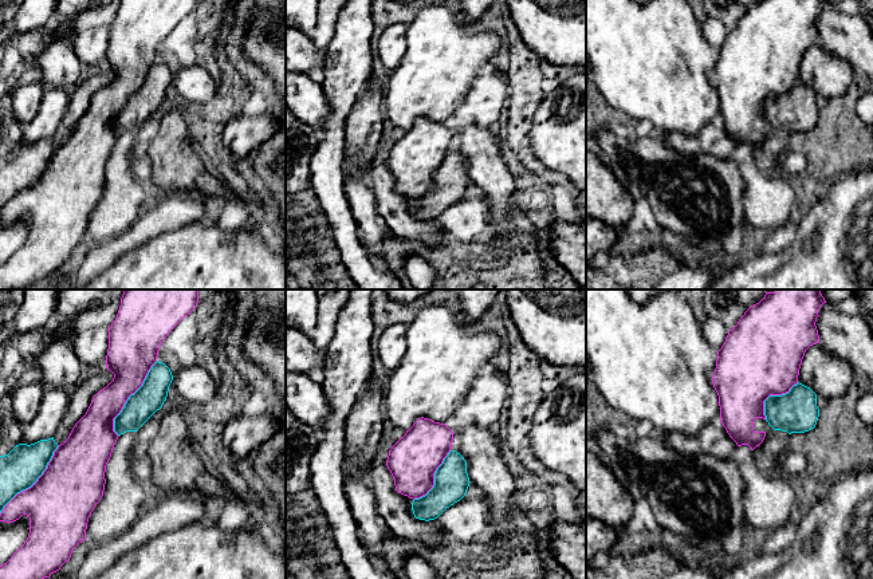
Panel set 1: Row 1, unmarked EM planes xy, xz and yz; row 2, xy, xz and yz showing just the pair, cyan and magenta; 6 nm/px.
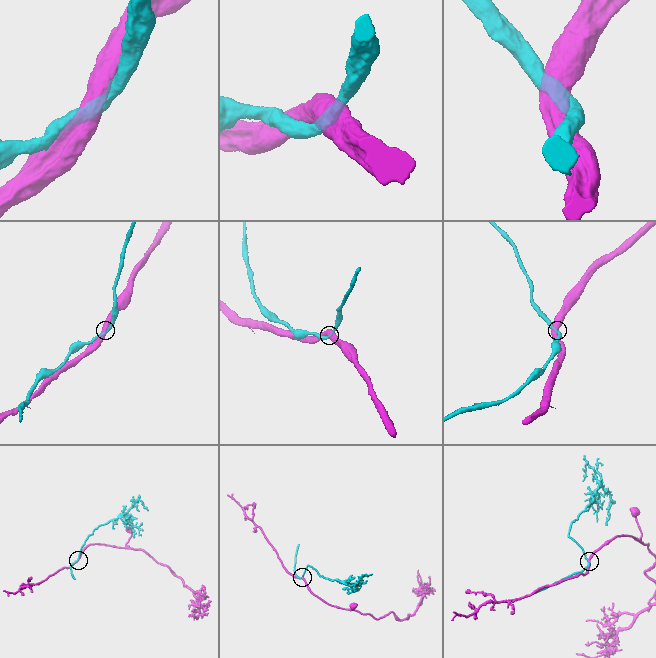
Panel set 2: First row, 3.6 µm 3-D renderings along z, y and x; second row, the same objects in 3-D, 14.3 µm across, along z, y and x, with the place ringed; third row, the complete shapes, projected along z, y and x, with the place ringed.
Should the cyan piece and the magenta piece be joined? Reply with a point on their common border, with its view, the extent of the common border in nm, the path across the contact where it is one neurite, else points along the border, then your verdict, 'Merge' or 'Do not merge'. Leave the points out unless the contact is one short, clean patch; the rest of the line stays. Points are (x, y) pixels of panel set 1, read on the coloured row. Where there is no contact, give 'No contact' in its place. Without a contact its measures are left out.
Touches cyan at xy (129, 398). Shared border 500 nm. Do not merge

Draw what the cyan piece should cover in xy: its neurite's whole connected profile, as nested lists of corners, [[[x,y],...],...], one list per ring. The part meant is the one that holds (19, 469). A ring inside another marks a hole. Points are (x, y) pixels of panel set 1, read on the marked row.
[[[52,437],[31,445],[19,444],[8,454],[0,456],[0,513],[17,493],[31,488],[38,481],[58,446]]]

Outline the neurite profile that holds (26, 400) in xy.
[[[43,382],[19,385],[11,395],[11,403],[17,422],[24,426],[30,424],[42,403],[46,386]]]

